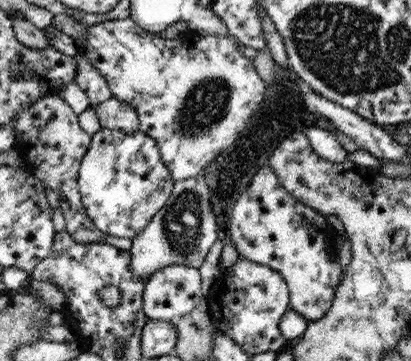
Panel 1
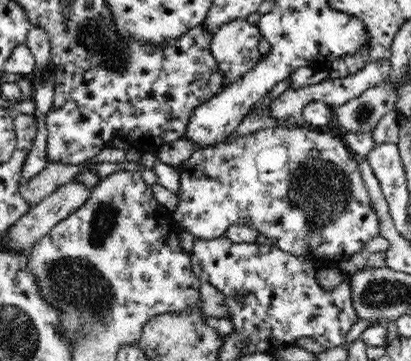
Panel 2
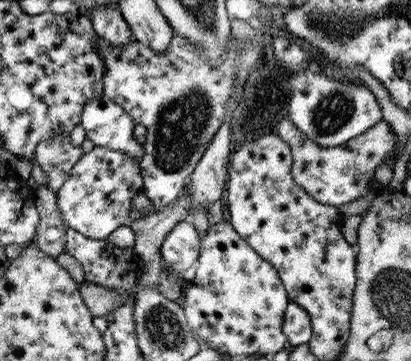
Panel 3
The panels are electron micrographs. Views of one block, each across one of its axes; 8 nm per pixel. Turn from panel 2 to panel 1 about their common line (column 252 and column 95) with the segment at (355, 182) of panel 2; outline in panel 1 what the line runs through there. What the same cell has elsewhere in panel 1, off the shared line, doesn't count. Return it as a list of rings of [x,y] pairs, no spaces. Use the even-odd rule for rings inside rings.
[[[101,128],[91,136],[91,146],[81,160],[77,188],[85,214],[95,230],[103,236],[133,240],[147,230],[151,218],[167,204],[175,180],[163,164],[155,138],[149,138],[139,130],[123,132]]]

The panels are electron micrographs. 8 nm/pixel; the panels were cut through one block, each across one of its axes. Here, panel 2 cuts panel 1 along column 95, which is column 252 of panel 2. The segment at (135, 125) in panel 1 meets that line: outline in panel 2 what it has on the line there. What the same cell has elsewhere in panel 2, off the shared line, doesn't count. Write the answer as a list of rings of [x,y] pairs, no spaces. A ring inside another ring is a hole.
[[[386,60],[386,62],[372,62],[368,68],[356,72],[356,74],[352,74],[352,76],[348,76],[348,78],[336,78],[336,80],[326,78],[326,80],[322,80],[320,84],[314,84],[314,86],[306,86],[306,88],[298,88],[298,90],[286,90],[286,92],[282,92],[278,98],[274,98],[272,104],[268,104],[268,106],[264,106],[264,108],[262,108],[260,104],[254,104],[254,106],[250,108],[250,114],[258,116],[258,118],[262,118],[262,120],[272,118],[272,120],[278,120],[280,124],[282,124],[282,122],[290,122],[290,126],[302,128],[302,124],[304,124],[304,114],[302,114],[302,112],[304,112],[304,106],[306,106],[308,102],[318,100],[318,102],[326,102],[326,104],[338,108],[338,106],[342,106],[342,104],[358,98],[364,90],[382,84],[382,82],[388,78],[388,74],[390,74],[390,62],[388,62],[388,60]]]

